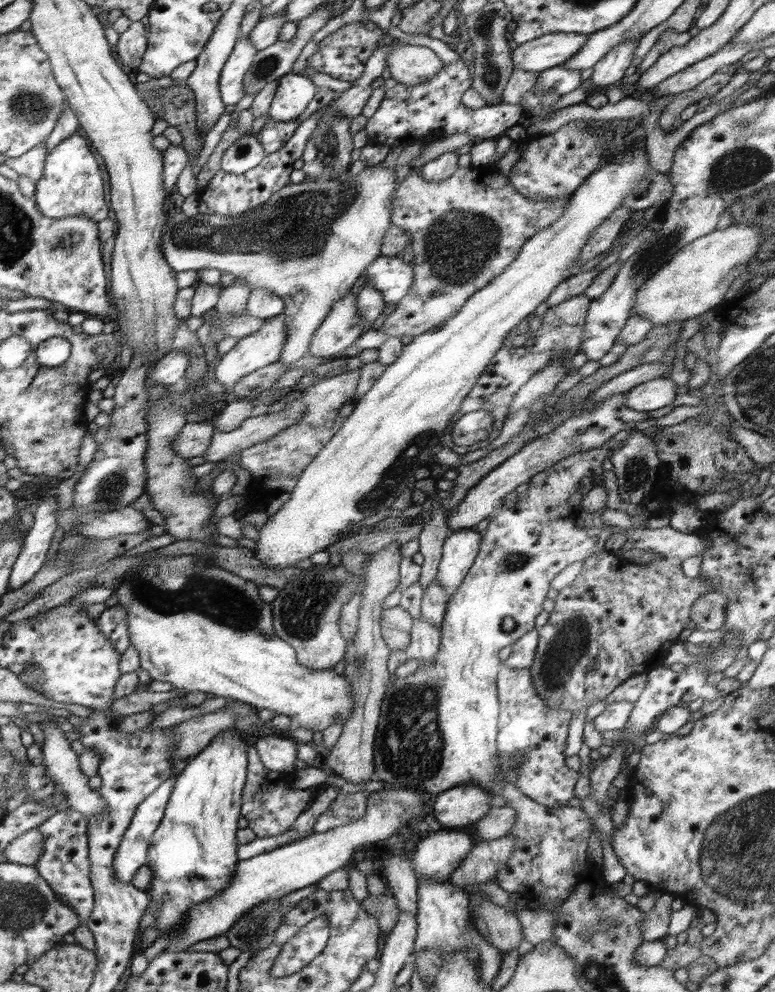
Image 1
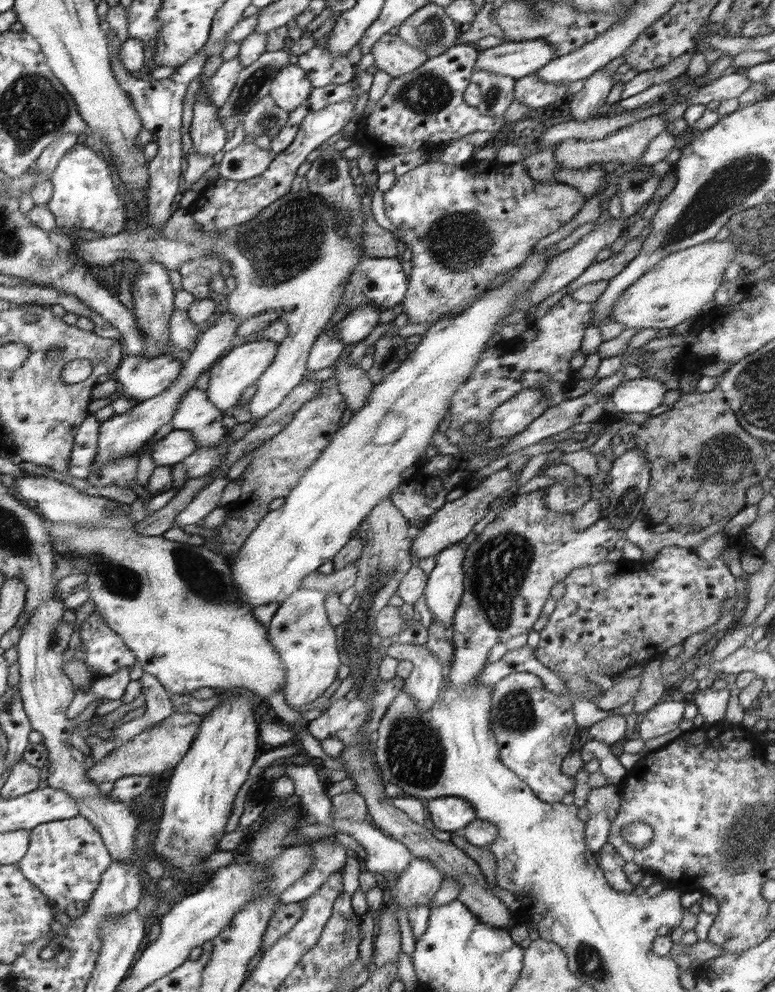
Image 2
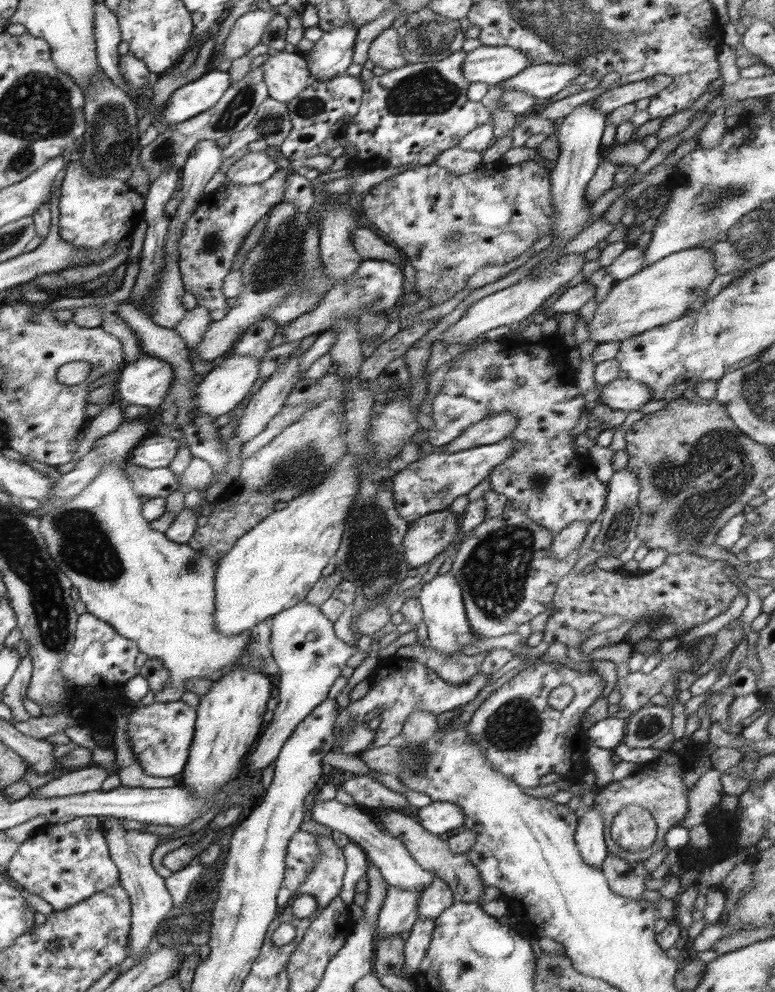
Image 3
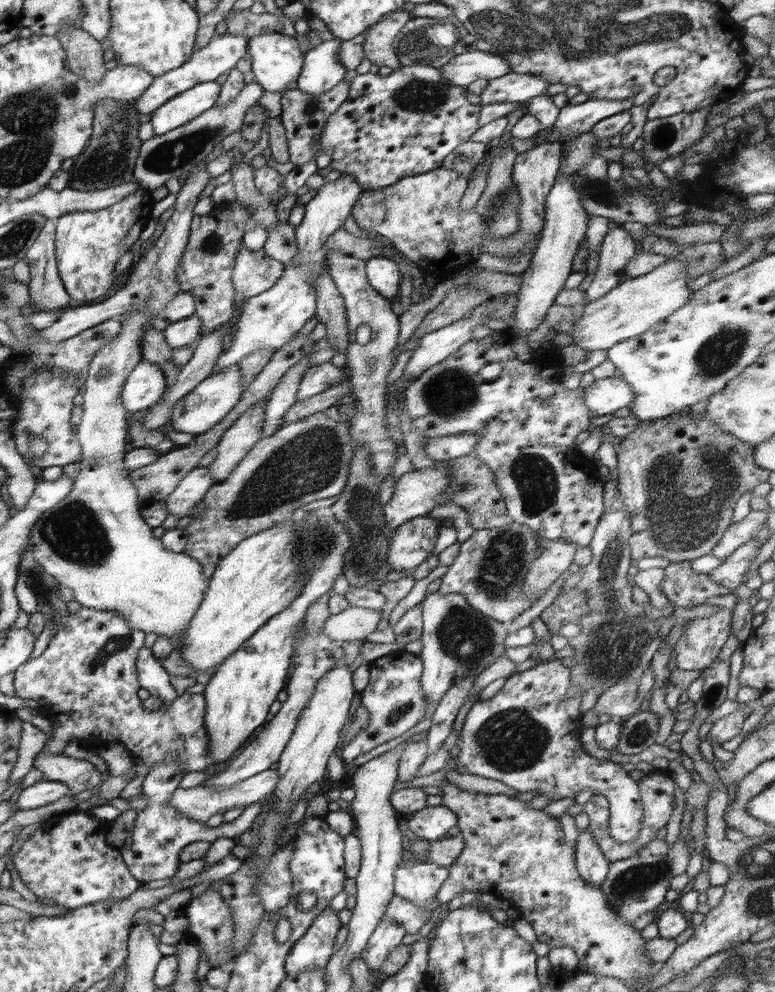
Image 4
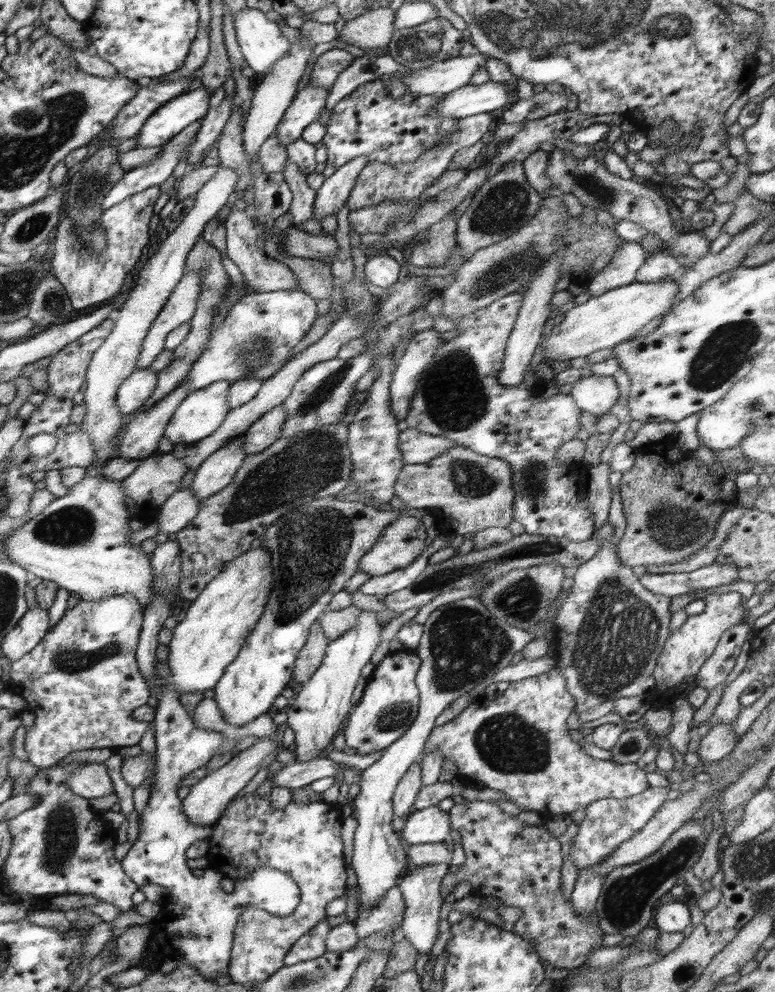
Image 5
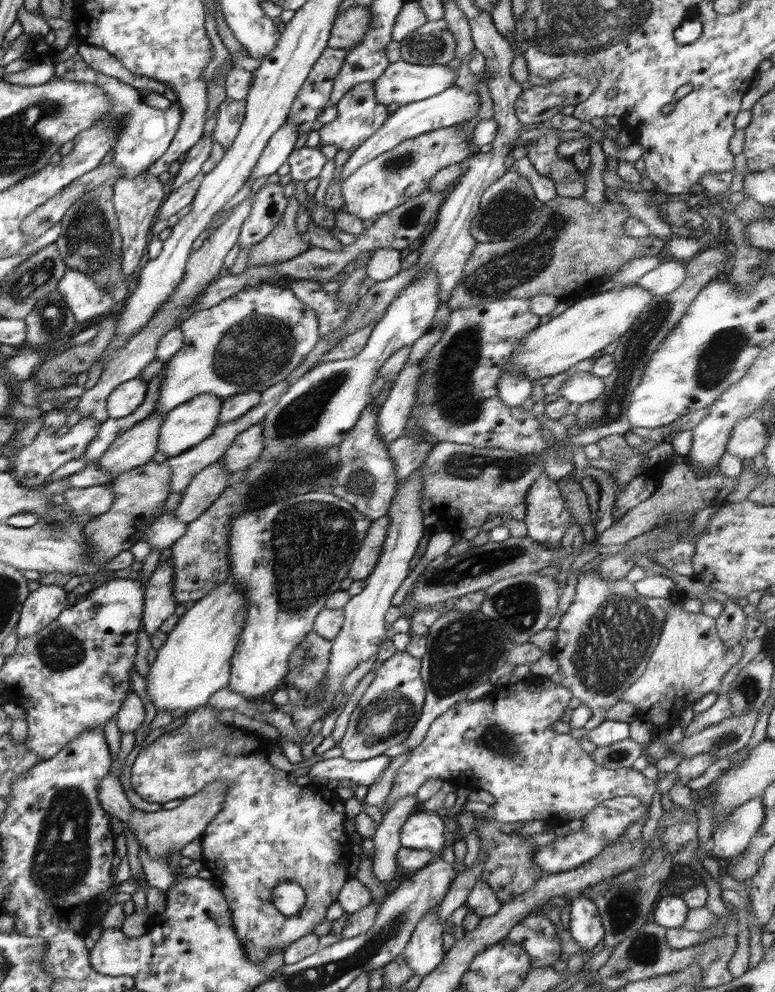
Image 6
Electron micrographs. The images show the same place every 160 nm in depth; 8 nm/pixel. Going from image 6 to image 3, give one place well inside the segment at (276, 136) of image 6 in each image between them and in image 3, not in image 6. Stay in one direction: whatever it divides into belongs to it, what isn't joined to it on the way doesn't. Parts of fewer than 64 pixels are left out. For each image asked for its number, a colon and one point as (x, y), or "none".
3: (332, 54)
4: (322, 70)
5: (308, 102)

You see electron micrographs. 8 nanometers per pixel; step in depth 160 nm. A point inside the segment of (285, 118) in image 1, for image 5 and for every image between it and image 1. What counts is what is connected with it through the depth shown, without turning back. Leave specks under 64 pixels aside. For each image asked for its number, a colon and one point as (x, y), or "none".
2: (290, 88)
3: (286, 74)
4: (277, 61)
5: (261, 41)

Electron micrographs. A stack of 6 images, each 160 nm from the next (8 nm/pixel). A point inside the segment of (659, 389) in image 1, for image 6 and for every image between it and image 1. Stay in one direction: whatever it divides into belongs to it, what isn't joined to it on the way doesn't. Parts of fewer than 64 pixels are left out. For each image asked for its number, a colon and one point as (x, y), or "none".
2: (637, 395)
3: (627, 395)
4: (605, 396)
5: (595, 394)
6: (582, 387)

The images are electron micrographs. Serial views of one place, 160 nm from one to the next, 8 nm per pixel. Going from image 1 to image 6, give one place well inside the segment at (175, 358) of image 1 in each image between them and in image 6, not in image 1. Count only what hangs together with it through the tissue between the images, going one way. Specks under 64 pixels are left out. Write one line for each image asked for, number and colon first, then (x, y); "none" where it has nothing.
2: (142, 379)
3: (145, 382)
4: (144, 387)
5: (134, 392)
6: (125, 398)

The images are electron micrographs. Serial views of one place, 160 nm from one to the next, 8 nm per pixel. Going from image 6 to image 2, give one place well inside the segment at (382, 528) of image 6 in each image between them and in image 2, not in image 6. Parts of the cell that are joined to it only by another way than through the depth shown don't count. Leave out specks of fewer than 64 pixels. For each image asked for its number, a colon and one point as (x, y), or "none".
2: (454, 521)
3: (429, 535)
4: (413, 542)
5: (401, 542)

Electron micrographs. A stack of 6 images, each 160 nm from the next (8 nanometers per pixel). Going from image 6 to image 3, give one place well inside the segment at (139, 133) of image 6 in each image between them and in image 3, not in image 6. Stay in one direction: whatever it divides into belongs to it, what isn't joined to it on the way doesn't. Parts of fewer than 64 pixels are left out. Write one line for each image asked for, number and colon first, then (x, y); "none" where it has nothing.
3: (195, 97)
4: (179, 110)
5: (169, 120)

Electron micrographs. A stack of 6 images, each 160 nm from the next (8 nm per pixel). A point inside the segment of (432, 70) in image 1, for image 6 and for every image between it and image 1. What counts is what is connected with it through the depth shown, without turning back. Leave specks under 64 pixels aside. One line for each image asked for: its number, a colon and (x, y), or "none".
2: (395, 56)
3: (387, 51)
4: (378, 44)
5: (374, 29)
6: (351, 25)

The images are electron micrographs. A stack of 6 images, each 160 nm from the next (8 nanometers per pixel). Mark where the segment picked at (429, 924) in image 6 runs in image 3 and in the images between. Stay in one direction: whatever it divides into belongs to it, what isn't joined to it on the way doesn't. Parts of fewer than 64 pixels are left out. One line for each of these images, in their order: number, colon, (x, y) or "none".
3: (394, 861)
4: (418, 882)
5: (421, 889)

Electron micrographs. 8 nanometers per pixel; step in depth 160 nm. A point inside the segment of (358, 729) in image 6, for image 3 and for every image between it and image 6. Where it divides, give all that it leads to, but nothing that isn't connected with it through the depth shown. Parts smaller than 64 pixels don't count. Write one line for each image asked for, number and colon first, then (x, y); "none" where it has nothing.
3: (399, 686)
4: (394, 699)
5: (390, 702)

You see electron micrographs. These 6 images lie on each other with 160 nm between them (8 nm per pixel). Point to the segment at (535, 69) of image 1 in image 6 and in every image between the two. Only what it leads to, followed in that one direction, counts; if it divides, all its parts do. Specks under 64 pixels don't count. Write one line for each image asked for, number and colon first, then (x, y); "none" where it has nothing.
2: (514, 59)
3: (490, 65)
4: (462, 69)
5: (442, 77)
6: (402, 82)

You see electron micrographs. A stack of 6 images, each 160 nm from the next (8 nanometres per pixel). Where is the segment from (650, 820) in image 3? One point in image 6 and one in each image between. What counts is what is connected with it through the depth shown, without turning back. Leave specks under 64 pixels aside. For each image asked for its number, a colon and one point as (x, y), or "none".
4: (528, 736)
5: (518, 744)
6: (504, 743)

